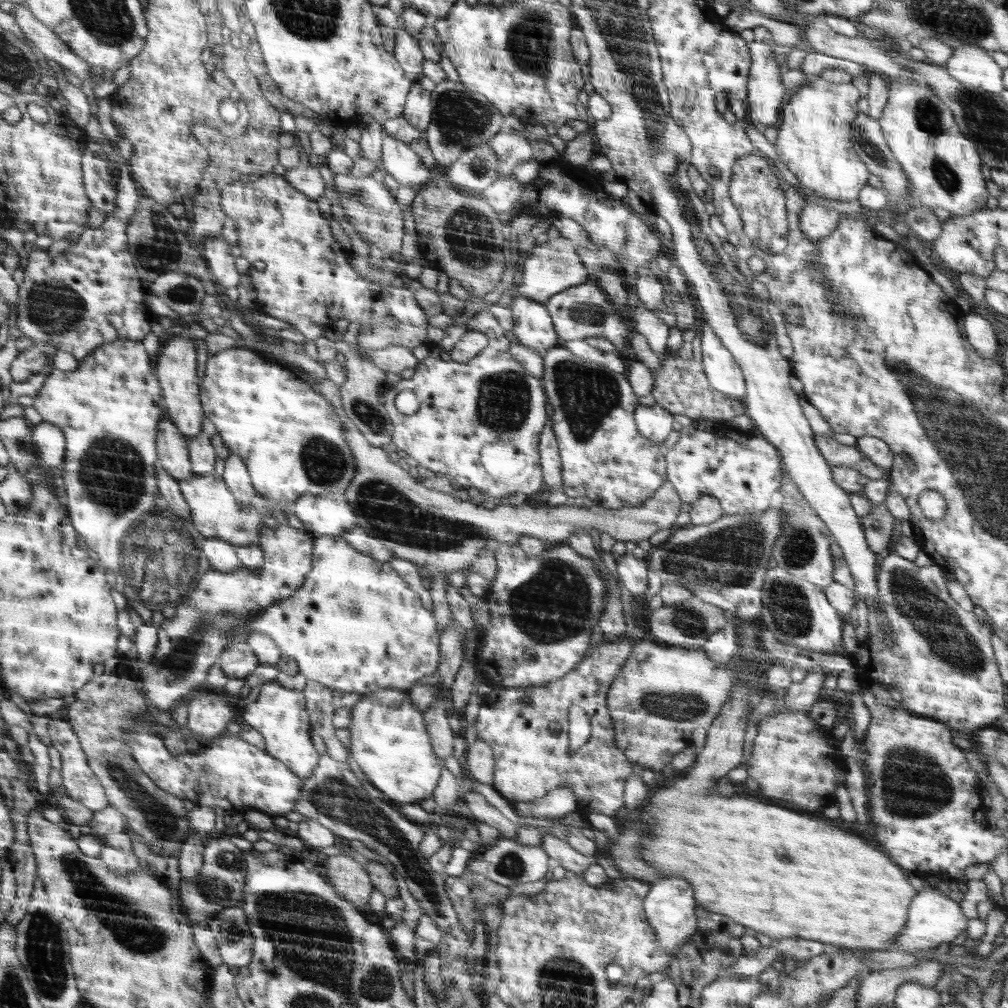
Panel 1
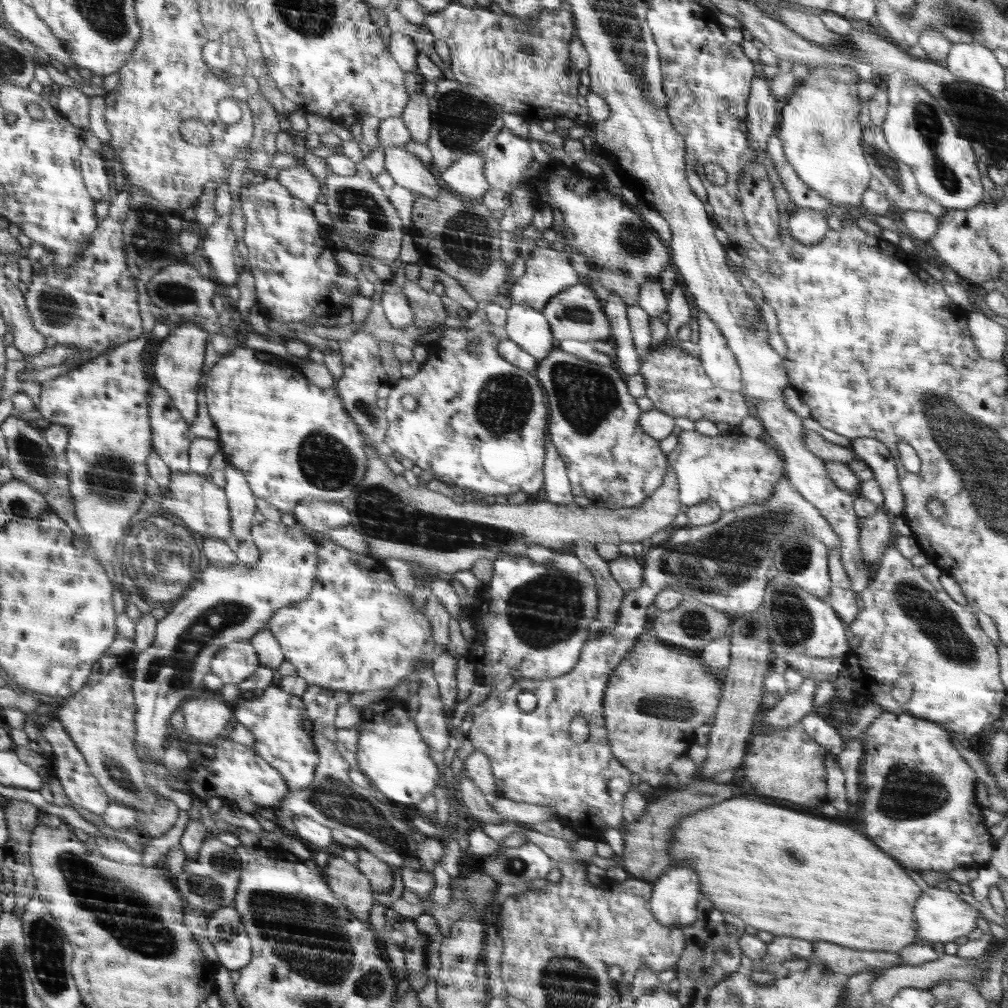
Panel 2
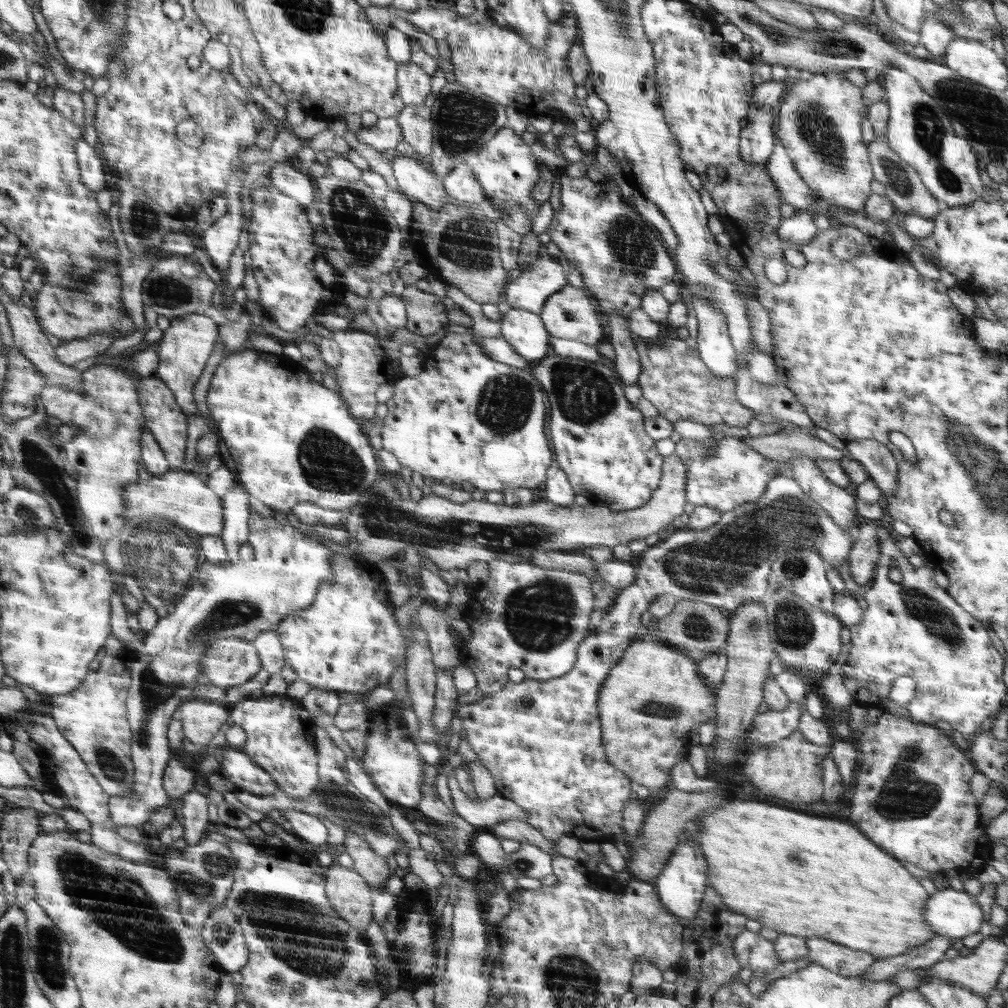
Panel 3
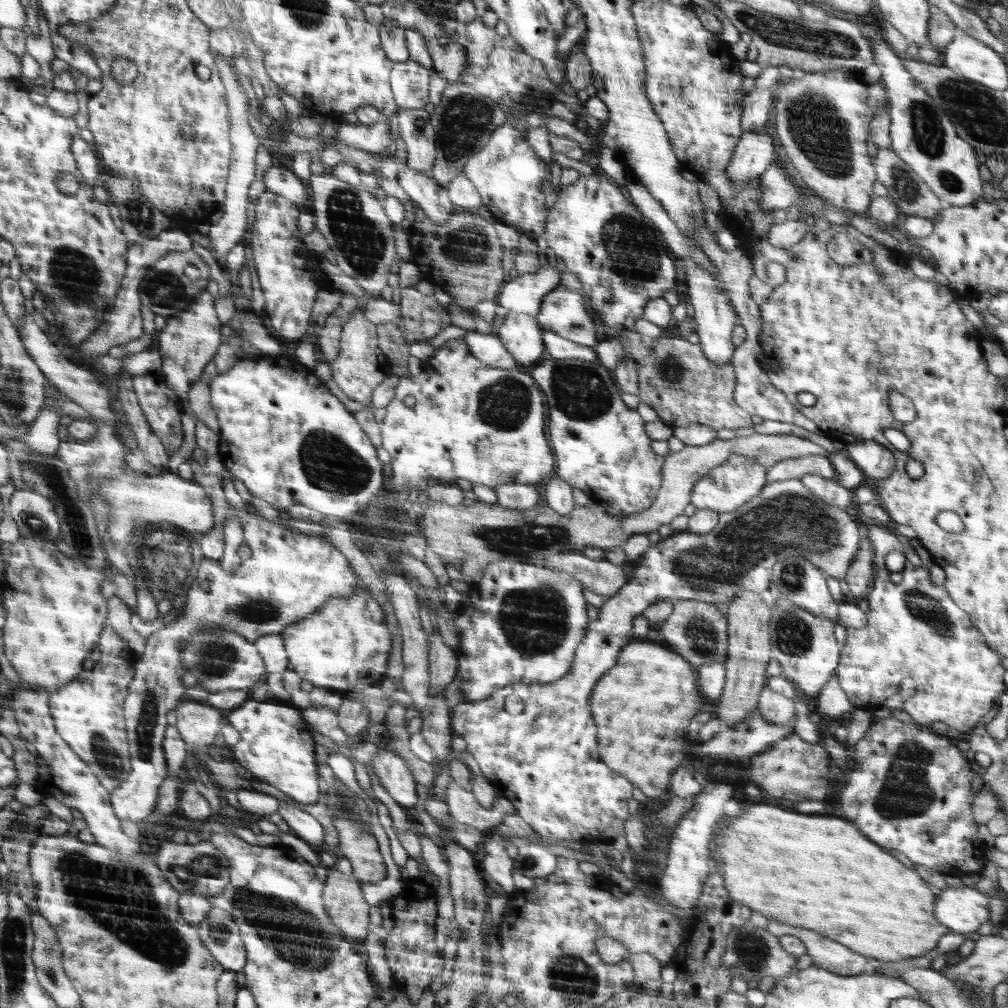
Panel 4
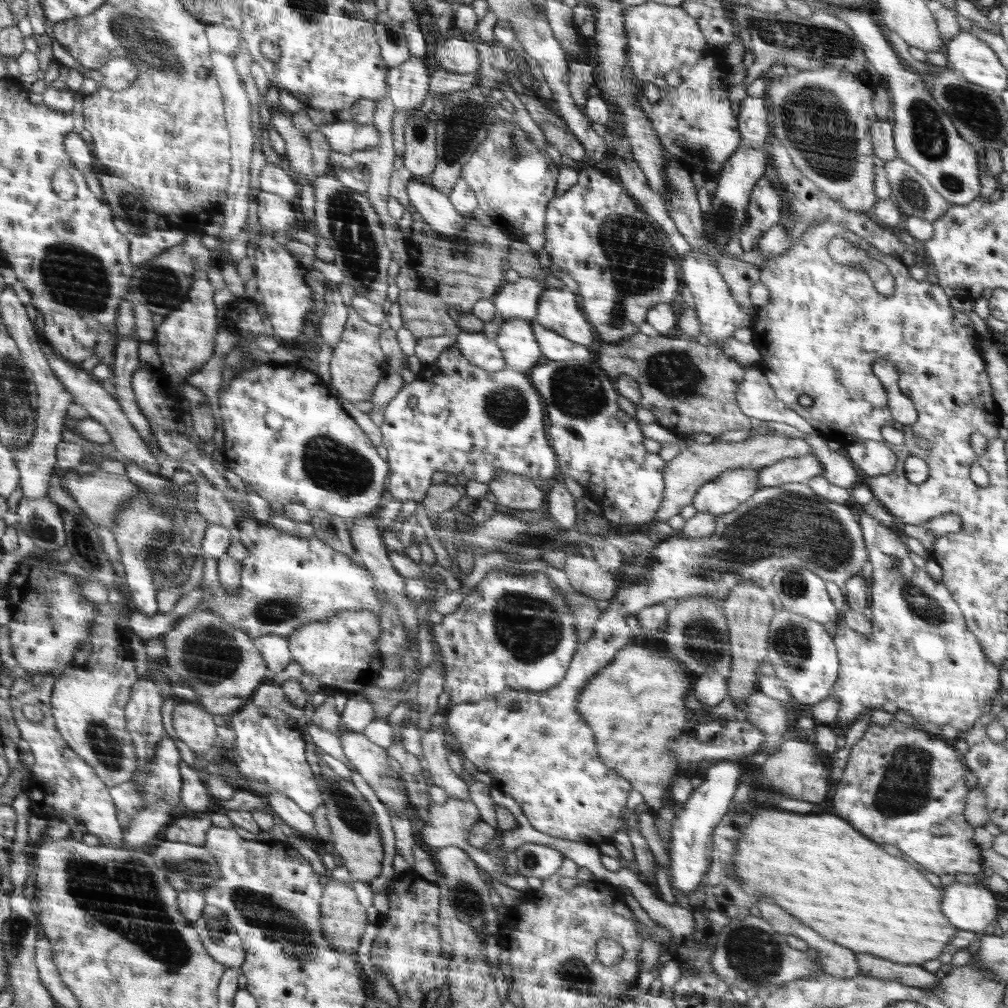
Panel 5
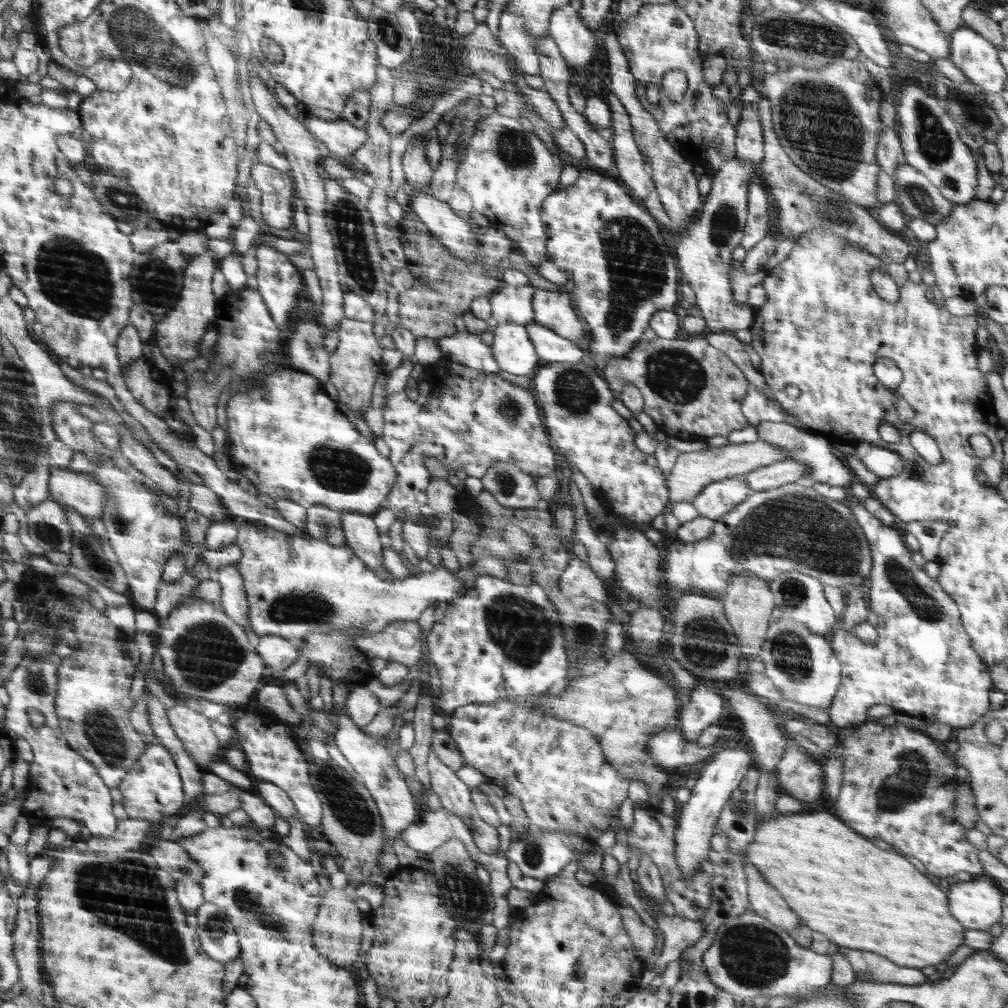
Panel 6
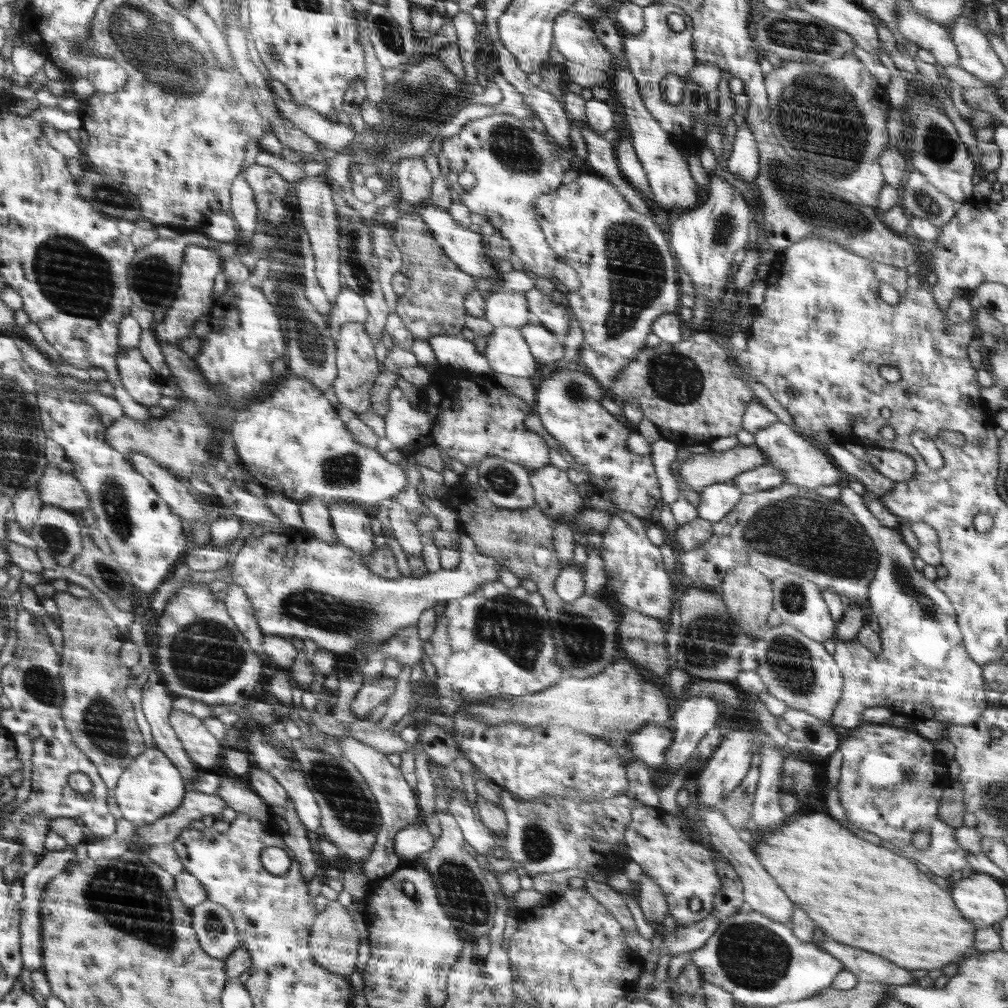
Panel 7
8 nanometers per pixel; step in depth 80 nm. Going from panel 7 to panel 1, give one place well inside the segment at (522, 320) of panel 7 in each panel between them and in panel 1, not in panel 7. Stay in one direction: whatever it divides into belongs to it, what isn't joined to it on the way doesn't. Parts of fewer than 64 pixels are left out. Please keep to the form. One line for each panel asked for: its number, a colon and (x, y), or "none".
1: (552, 266)
2: (547, 271)
3: (546, 276)
4: (524, 295)
5: (520, 299)
6: (512, 304)

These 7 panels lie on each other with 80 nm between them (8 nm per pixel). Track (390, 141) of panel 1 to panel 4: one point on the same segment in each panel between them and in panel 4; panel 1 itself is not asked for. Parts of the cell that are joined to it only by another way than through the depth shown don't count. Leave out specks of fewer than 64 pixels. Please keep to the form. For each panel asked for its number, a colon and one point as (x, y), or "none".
2: (407, 170)
3: (416, 180)
4: (427, 194)

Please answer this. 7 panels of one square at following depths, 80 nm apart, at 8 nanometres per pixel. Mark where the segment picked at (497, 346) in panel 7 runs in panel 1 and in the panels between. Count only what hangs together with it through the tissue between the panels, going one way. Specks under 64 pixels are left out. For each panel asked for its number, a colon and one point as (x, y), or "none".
1: (532, 325)
2: (526, 325)
3: (526, 333)
4: (521, 334)
5: (521, 351)
6: (513, 349)

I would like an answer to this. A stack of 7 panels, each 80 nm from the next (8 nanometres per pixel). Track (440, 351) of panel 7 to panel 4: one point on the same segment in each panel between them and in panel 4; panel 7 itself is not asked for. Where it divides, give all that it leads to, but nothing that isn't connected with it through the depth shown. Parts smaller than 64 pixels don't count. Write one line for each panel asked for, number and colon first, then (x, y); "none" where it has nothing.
4: (488, 348)
5: (475, 347)
6: (467, 349)

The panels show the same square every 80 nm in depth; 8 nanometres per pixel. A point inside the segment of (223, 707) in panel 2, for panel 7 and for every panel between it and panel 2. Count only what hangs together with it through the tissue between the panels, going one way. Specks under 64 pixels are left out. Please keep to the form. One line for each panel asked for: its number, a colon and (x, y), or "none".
3: (200, 720)
4: (197, 724)
5: (194, 726)
6: (192, 727)
7: (201, 745)

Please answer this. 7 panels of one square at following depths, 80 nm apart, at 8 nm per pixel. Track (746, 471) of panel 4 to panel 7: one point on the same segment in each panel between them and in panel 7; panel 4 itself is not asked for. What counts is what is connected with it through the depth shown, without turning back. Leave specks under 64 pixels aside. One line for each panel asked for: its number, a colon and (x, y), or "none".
5: (723, 494)
6: (715, 500)
7: (717, 500)

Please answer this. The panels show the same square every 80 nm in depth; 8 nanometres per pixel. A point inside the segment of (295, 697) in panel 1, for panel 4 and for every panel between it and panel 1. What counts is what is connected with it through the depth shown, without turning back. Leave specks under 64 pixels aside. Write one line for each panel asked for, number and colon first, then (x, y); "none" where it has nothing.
2: (283, 732)
3: (280, 733)
4: (275, 745)

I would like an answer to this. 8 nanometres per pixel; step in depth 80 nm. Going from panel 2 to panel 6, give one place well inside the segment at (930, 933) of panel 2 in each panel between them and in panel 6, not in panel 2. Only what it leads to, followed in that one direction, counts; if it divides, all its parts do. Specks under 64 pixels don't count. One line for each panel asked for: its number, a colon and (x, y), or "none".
3: (950, 913)
4: (963, 910)
5: (972, 907)
6: (977, 905)

